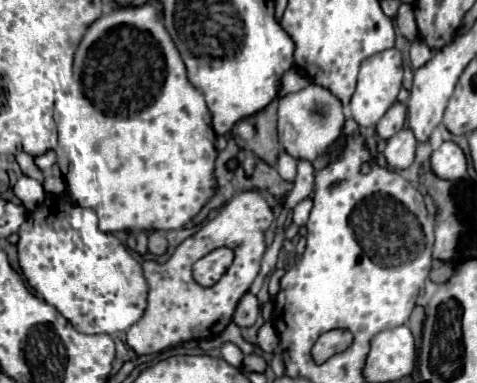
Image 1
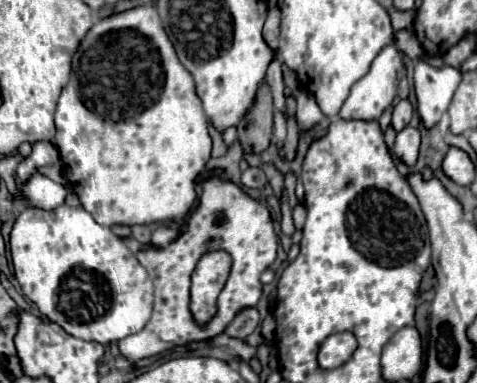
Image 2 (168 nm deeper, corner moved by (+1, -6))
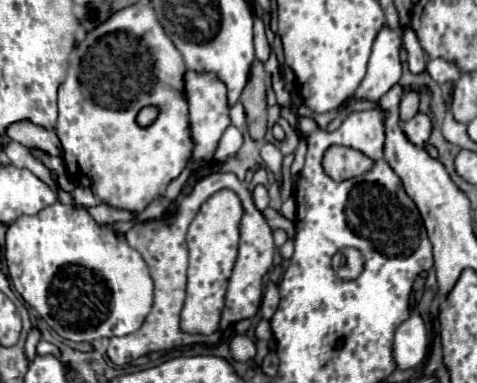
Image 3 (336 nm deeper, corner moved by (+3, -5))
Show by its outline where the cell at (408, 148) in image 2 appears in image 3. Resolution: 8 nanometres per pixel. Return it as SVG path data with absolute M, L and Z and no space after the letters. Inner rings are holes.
M417 113L411 121L403 123L403 133L407 135L407 139L413 145L421 147L429 139L429 133L431 133L431 121L429 121L429 117L423 115L423 113Z

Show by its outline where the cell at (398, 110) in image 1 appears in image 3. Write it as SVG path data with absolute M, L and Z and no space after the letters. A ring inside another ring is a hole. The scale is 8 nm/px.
M409 91L401 97L401 103L399 103L399 119L401 123L409 121L415 113L417 113L417 107L419 107L419 97L415 91Z

